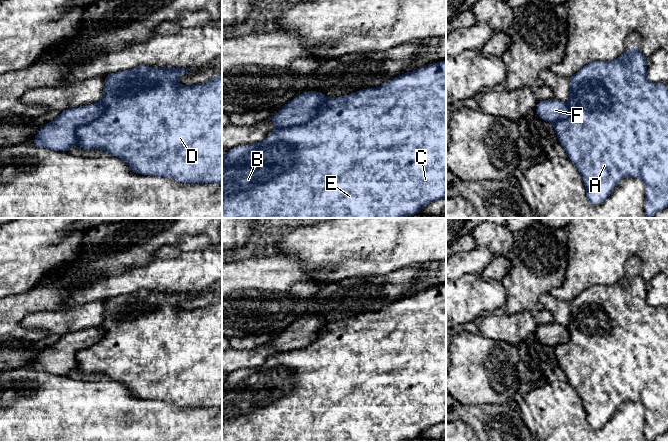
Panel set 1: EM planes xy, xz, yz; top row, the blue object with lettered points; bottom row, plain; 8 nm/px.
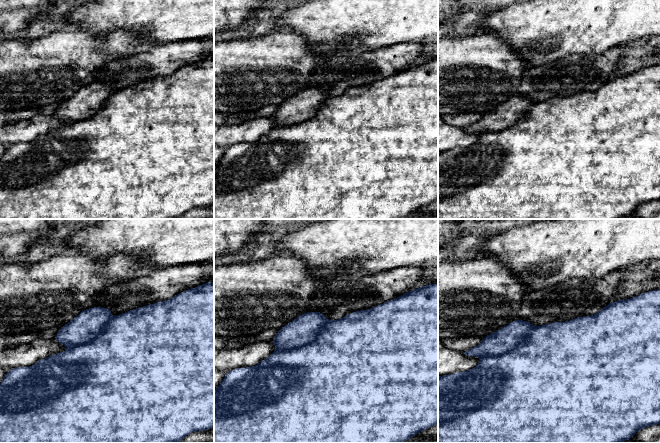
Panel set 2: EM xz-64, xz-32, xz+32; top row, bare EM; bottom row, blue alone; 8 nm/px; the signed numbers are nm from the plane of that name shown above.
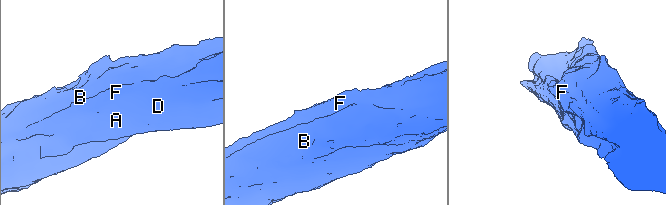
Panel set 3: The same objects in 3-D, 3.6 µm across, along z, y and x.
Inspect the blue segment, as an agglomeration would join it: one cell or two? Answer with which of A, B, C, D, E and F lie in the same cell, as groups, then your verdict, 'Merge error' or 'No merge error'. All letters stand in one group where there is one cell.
Groups: A B C D E / F. Merge error

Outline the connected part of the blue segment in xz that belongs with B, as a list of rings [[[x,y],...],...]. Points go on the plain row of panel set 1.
[[[446,284],[419,292],[413,296],[403,297],[383,307],[378,312],[365,312],[351,319],[329,322],[319,331],[318,337],[313,343],[301,349],[276,353],[268,358],[263,366],[234,371],[222,383],[222,442],[404,442],[420,438],[427,428],[444,422],[446,422]]]

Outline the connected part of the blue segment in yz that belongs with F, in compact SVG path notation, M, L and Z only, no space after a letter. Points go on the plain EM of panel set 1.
M555 321L546 325L539 325L535 332L535 336L541 344L552 348L569 341L569 332L567 328Z

